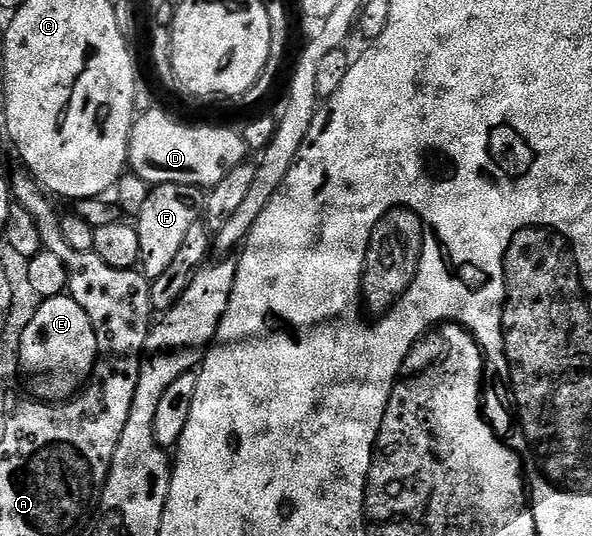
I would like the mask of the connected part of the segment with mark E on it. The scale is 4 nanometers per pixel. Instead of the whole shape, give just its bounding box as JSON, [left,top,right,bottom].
[20,294,97,404]

